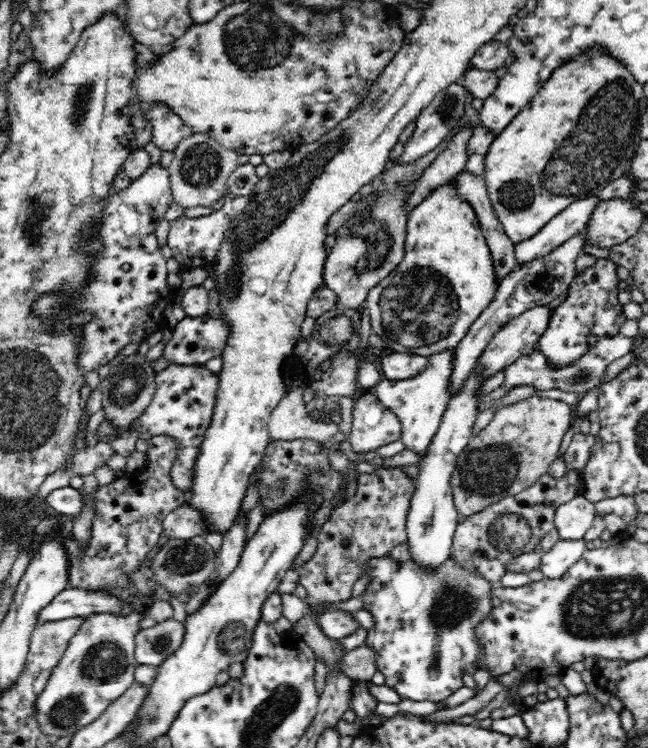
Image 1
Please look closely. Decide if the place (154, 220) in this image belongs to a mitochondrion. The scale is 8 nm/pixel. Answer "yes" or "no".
no

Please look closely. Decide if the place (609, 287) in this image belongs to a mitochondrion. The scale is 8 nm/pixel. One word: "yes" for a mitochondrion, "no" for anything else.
no

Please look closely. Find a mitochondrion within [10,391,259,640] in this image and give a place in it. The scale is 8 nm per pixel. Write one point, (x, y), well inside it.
(186, 558)

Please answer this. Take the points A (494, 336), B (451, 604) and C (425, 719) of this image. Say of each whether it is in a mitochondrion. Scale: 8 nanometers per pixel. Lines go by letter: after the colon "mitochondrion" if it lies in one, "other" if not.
A: other
B: mitochondrion
C: other

